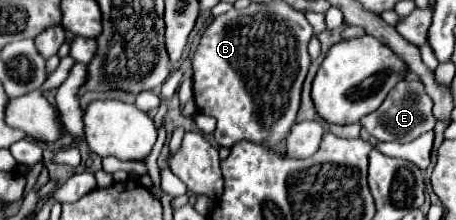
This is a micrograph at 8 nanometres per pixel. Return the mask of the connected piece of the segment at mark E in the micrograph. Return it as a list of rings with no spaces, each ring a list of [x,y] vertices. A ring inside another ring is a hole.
[[[401,80],[375,112],[361,118],[361,126],[381,142],[411,142],[421,134],[433,130],[435,126],[435,116],[431,112],[431,98],[427,96],[419,80],[413,82]]]

